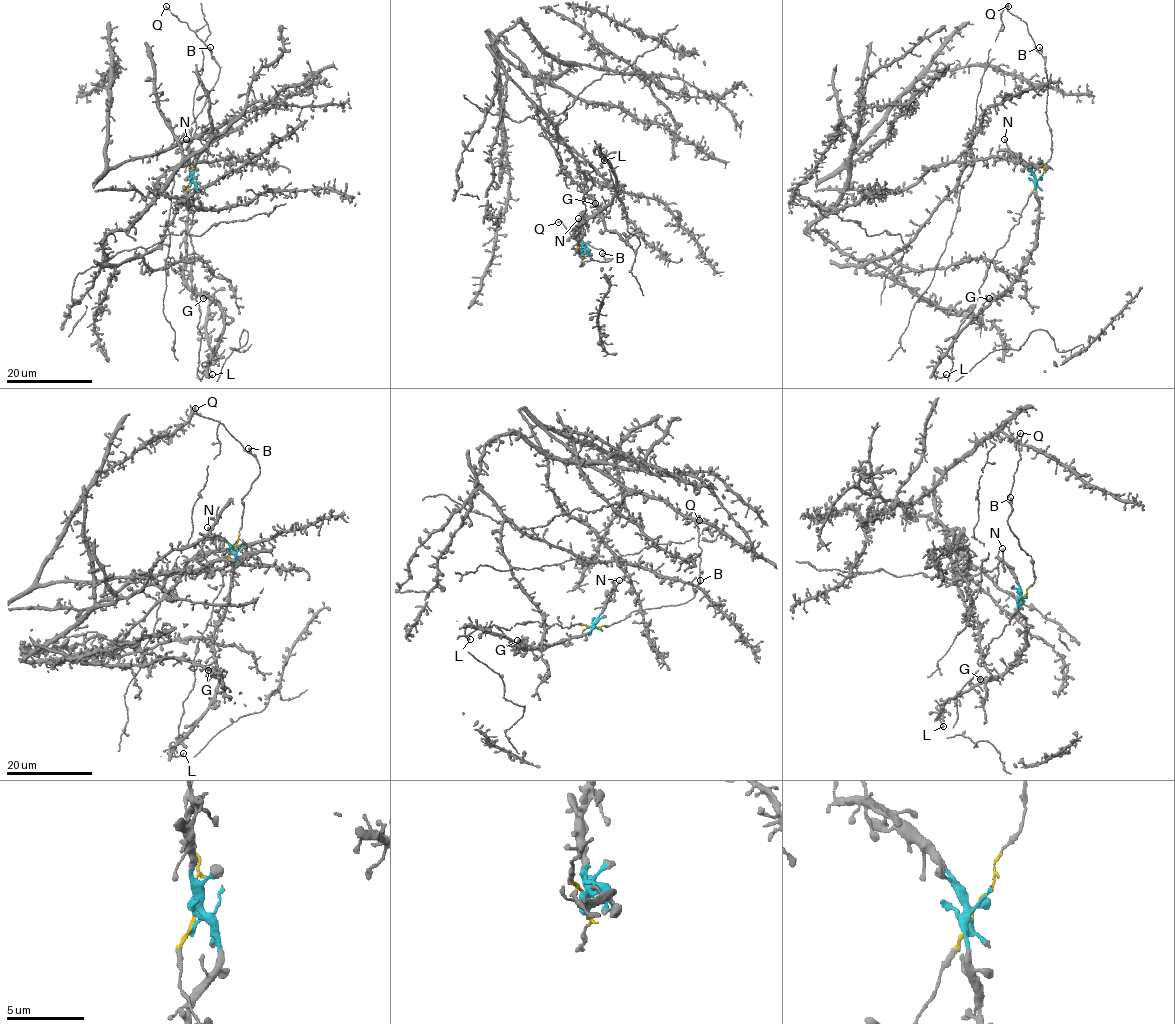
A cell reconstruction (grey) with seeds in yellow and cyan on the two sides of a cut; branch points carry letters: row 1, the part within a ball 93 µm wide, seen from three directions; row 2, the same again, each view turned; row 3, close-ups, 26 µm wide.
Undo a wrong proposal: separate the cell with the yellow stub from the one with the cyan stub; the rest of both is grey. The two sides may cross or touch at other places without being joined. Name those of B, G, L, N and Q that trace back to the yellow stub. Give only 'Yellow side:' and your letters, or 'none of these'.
Yellow side: B, Q

